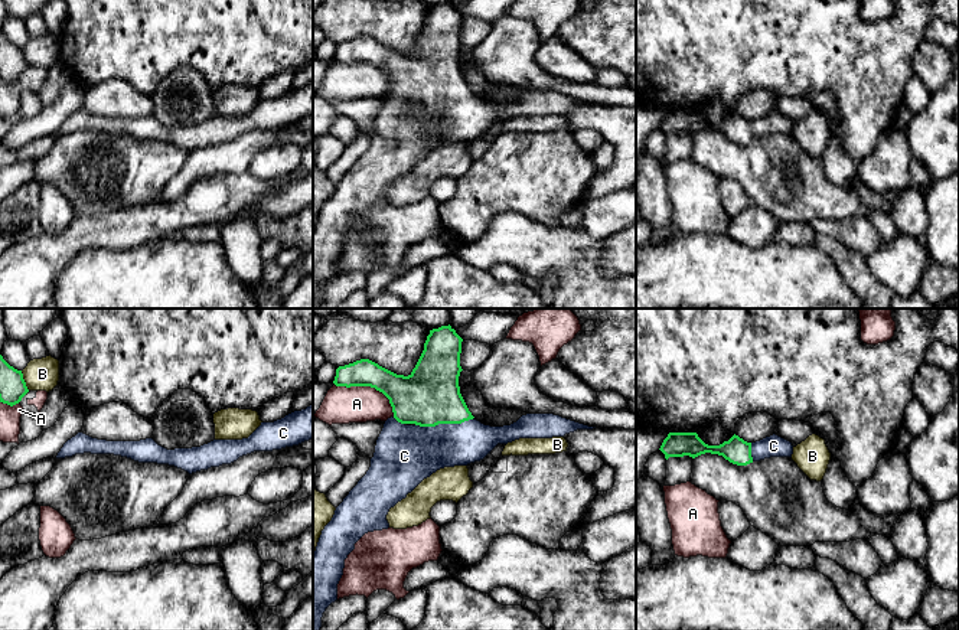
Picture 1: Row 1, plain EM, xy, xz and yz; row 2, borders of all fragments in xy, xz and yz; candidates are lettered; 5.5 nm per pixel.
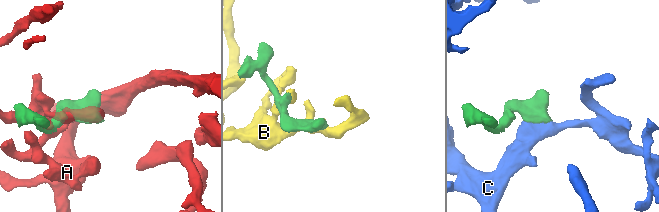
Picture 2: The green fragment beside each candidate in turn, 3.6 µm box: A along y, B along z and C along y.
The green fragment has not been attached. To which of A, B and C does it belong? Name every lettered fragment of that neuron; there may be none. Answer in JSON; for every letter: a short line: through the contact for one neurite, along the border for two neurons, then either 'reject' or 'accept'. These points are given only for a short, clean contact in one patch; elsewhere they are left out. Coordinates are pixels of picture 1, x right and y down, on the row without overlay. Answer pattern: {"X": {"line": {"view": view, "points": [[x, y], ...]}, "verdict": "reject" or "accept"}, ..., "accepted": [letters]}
{"A": {"verdict": "reject"}, "B": {"line": {"view": "xy", "points": [[20, 48], [29, 67]]}, "verdict": "reject"}, "C": {"line": {"view": "xz", "points": [[430, 72], [444, 100], [411, 130]]}, "verdict": "accept"}, "accepted": ["C"]}

